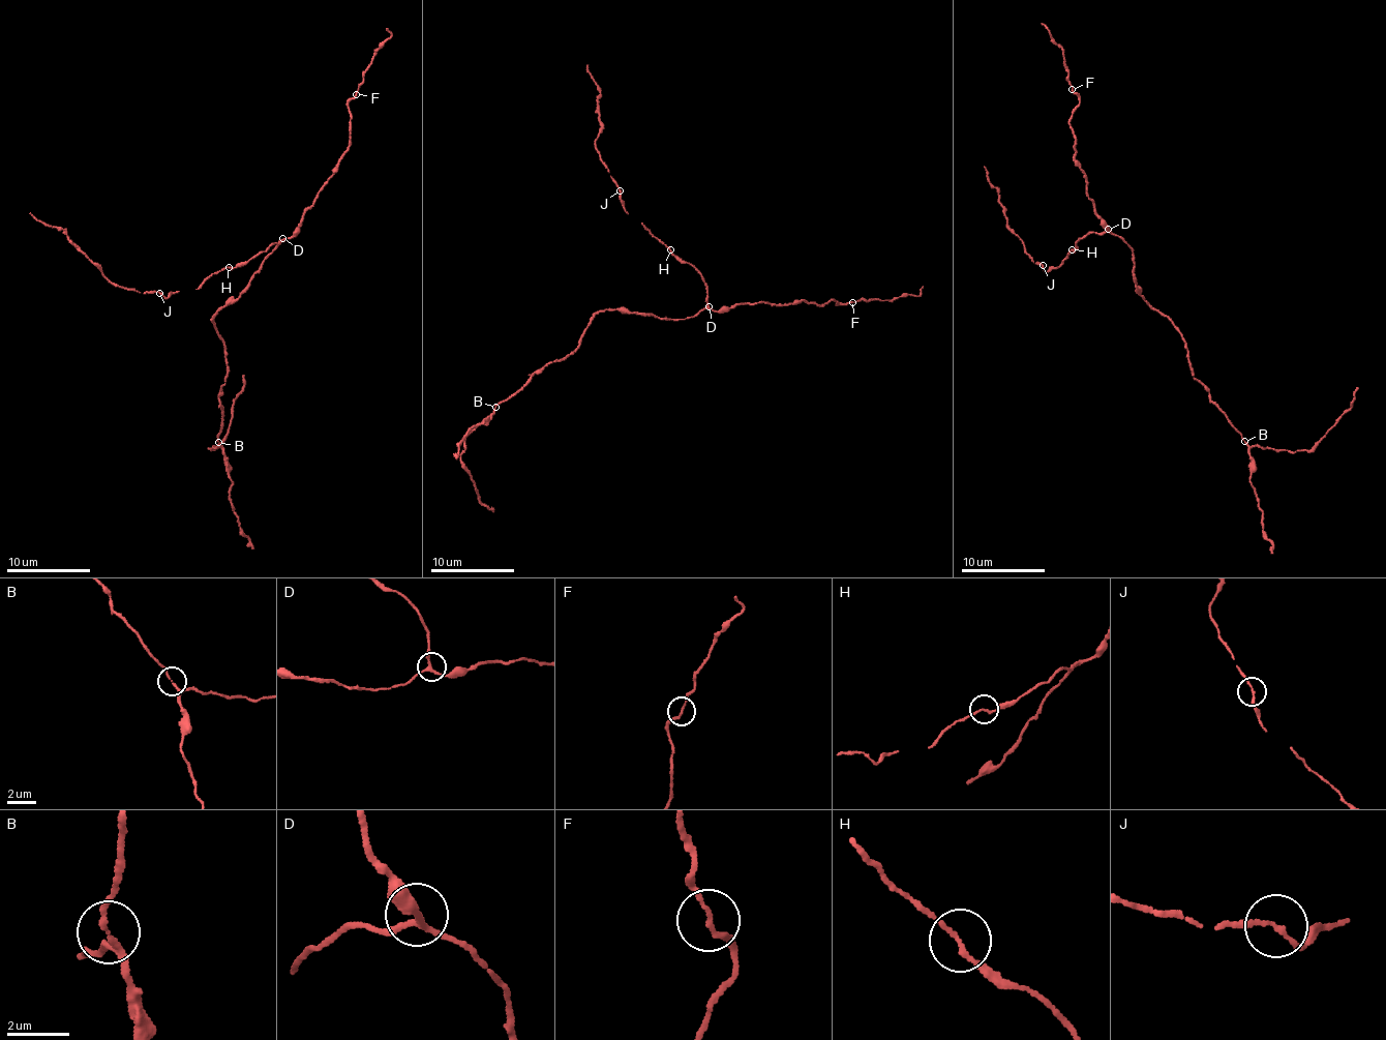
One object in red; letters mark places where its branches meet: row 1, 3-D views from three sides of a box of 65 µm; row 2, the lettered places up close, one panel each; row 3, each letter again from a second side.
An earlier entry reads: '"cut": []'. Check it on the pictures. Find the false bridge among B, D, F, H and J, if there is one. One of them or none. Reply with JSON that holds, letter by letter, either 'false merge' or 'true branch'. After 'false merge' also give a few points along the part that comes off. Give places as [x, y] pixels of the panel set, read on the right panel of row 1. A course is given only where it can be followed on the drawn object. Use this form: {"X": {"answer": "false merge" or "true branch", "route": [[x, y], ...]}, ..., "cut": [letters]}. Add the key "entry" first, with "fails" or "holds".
{"entry": "holds", "B": {"answer": "true branch"}, "D": {"answer": "true branch"}, "F": {"answer": "true branch"}, "H": {"answer": "true branch"}, "J": {"answer": "true branch"}, "cut": []}

